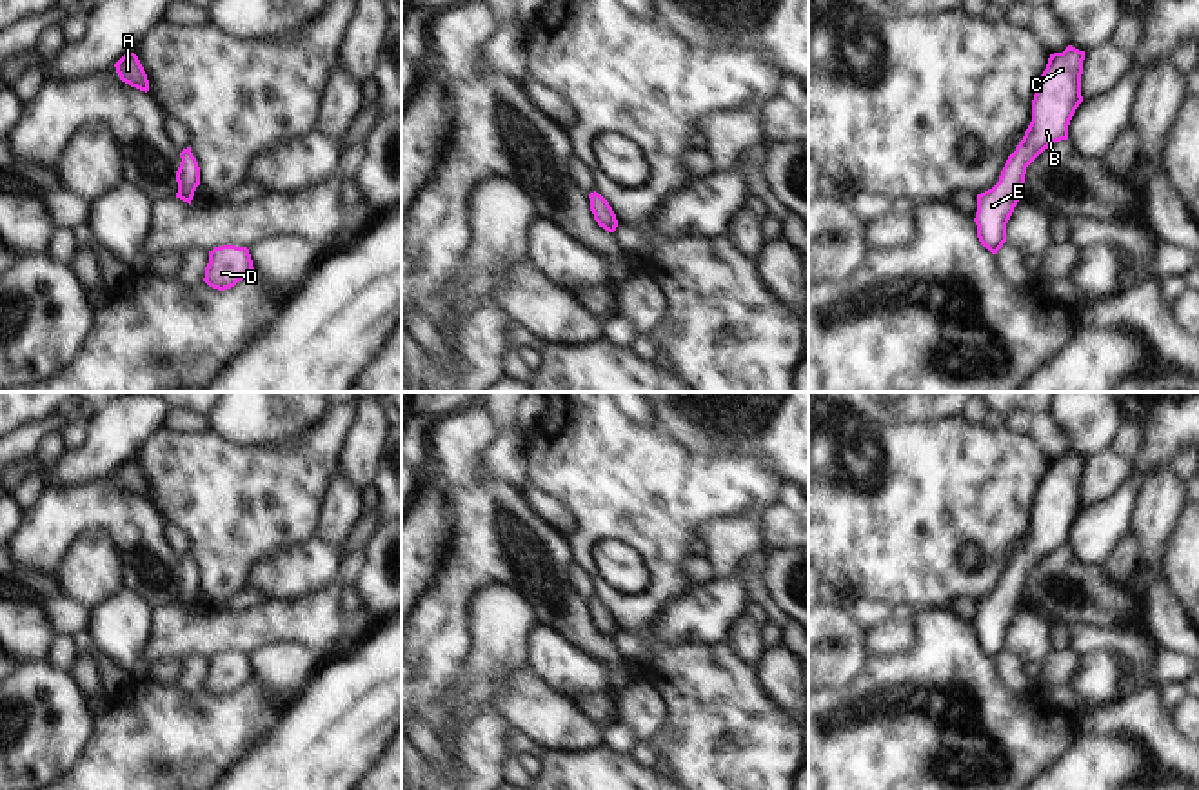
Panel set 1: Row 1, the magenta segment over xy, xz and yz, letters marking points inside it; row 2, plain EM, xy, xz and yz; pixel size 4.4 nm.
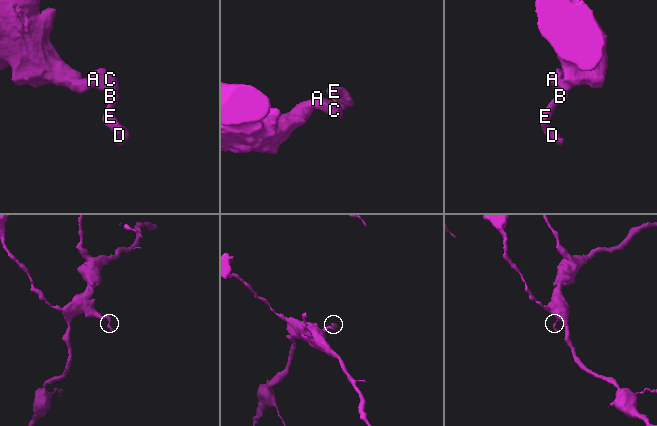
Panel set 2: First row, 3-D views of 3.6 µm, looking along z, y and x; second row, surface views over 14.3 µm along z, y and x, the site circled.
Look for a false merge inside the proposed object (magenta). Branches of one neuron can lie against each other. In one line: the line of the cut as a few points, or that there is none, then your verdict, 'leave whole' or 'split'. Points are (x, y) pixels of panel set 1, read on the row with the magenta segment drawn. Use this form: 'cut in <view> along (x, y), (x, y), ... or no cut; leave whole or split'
no cut; leave whole

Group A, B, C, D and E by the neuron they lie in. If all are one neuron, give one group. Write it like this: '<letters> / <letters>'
A B C D E

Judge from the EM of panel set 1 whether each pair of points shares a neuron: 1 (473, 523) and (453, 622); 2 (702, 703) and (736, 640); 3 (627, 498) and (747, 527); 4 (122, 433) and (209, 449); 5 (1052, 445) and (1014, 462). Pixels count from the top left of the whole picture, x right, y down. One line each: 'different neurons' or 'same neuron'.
1: same neuron
2: different neurons
3: different neurons
4: different neurons
5: different neurons

